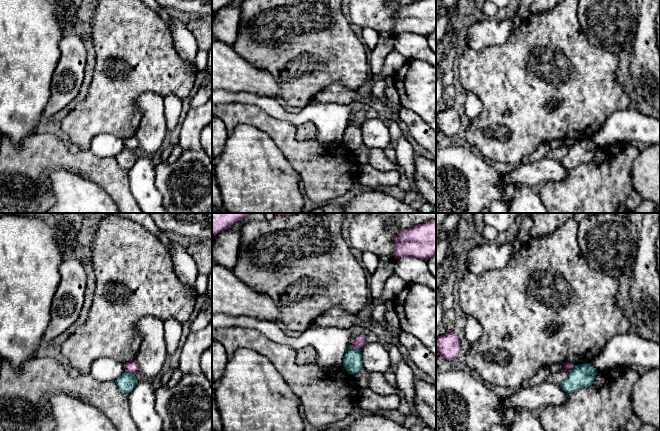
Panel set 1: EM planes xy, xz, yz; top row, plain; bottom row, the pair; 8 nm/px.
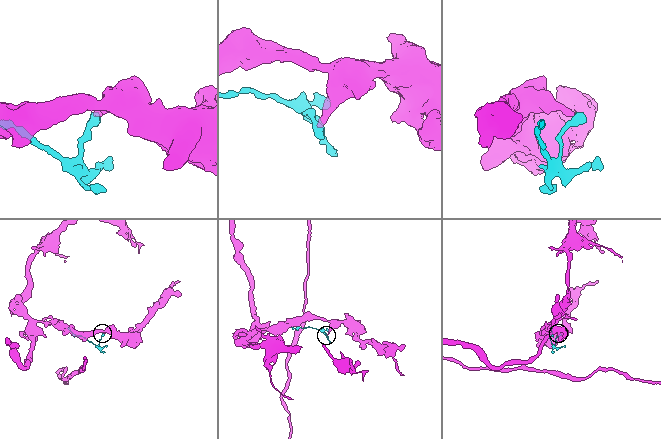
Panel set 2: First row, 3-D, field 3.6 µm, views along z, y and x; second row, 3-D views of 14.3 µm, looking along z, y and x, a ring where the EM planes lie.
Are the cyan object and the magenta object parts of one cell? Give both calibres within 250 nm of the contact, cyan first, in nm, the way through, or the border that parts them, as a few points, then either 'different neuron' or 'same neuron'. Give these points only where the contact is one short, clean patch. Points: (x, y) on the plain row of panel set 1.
150 nm thick on the cyan side, 90 nm on the other; different neuron

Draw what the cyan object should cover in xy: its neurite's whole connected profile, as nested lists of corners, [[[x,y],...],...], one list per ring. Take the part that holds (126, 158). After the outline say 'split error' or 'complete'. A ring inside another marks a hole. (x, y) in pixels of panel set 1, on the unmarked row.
[[[125,147],[120,153],[115,156],[115,159],[120,167],[129,170],[138,159],[134,152],[135,150]]] | complete

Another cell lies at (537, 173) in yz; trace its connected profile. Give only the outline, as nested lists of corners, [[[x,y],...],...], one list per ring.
[[[547,157],[527,164],[519,164],[508,174],[501,174],[503,185],[508,187],[541,186],[547,182],[559,182],[568,177],[569,170],[560,161]]]

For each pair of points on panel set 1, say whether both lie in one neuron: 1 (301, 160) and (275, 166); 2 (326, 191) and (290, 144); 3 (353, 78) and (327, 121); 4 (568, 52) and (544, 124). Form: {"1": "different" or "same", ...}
{"1": "different", "2": "same", "3": "different", "4": "same"}

